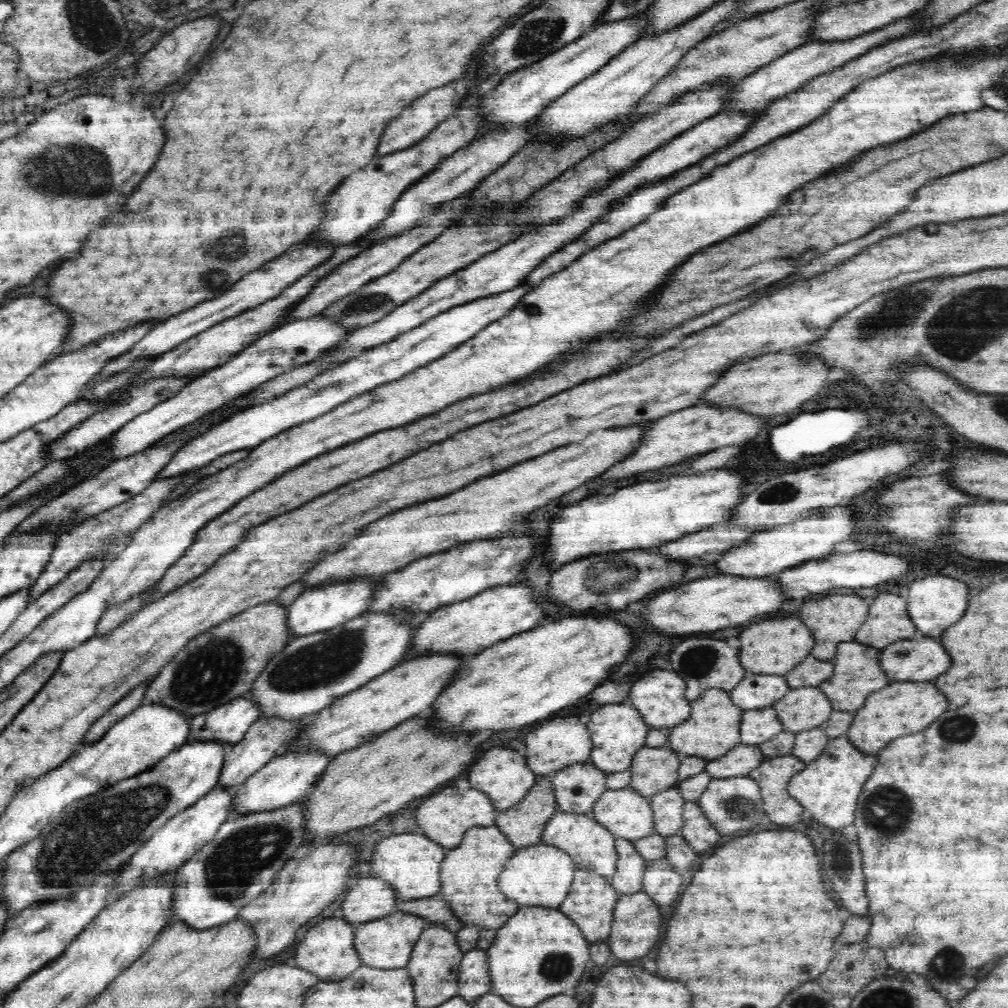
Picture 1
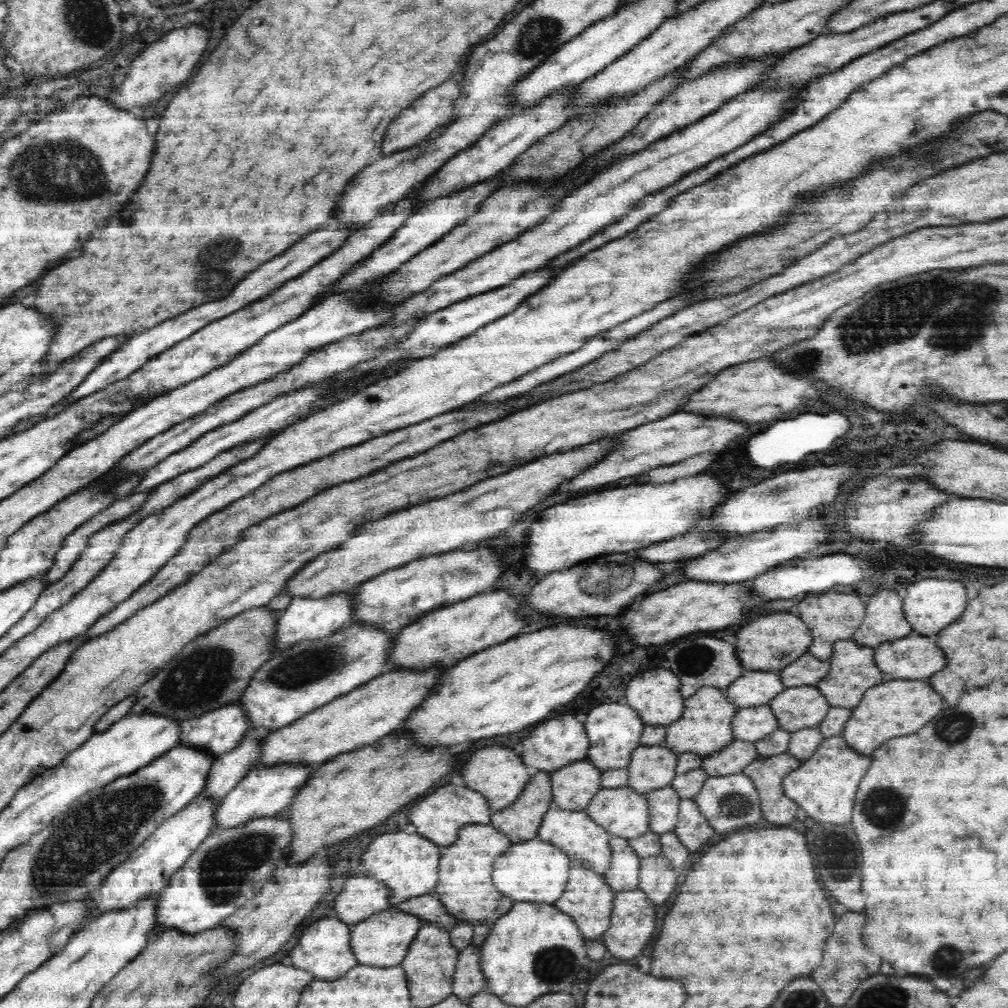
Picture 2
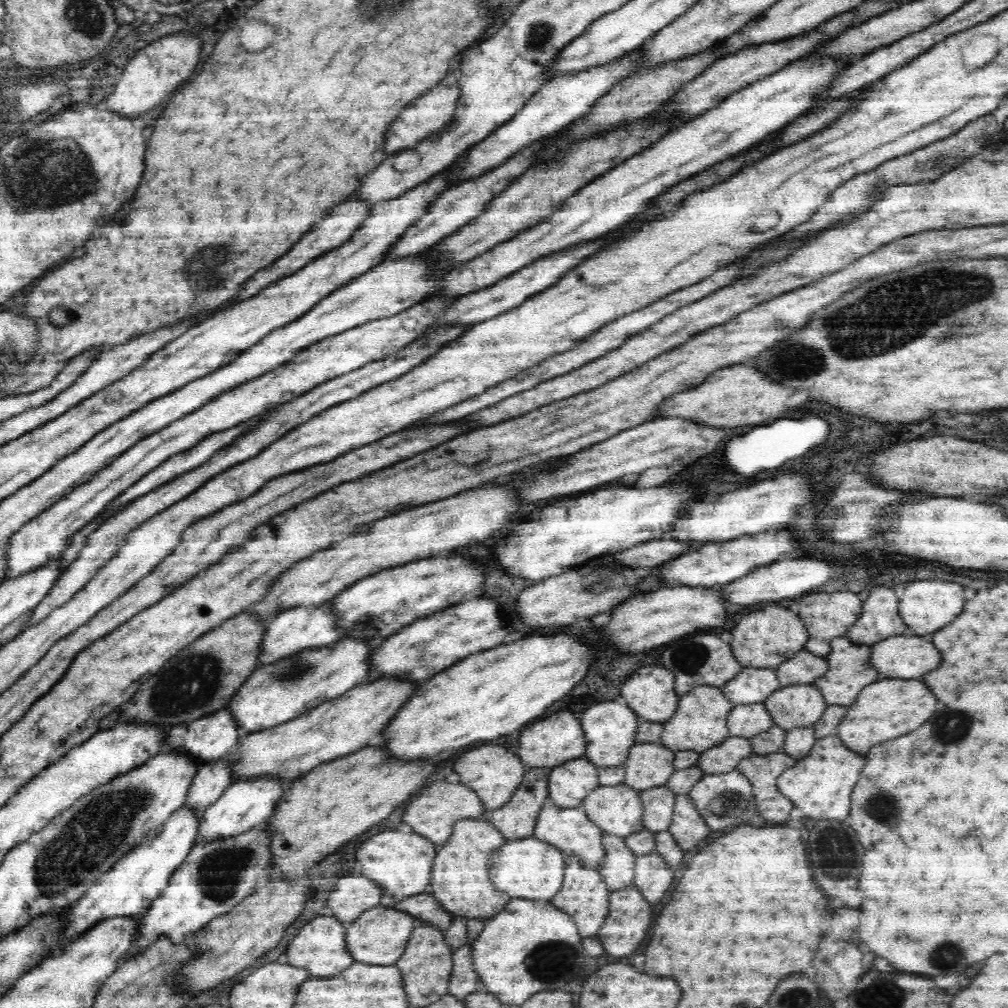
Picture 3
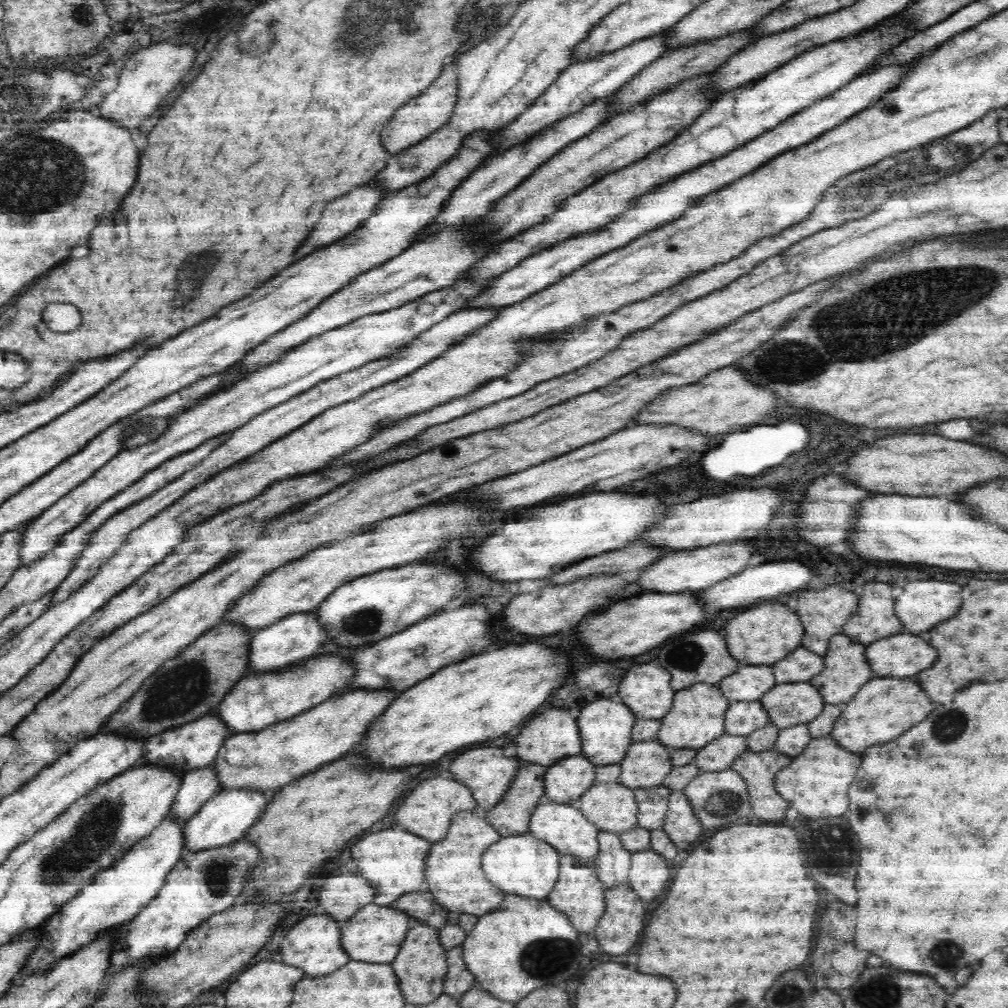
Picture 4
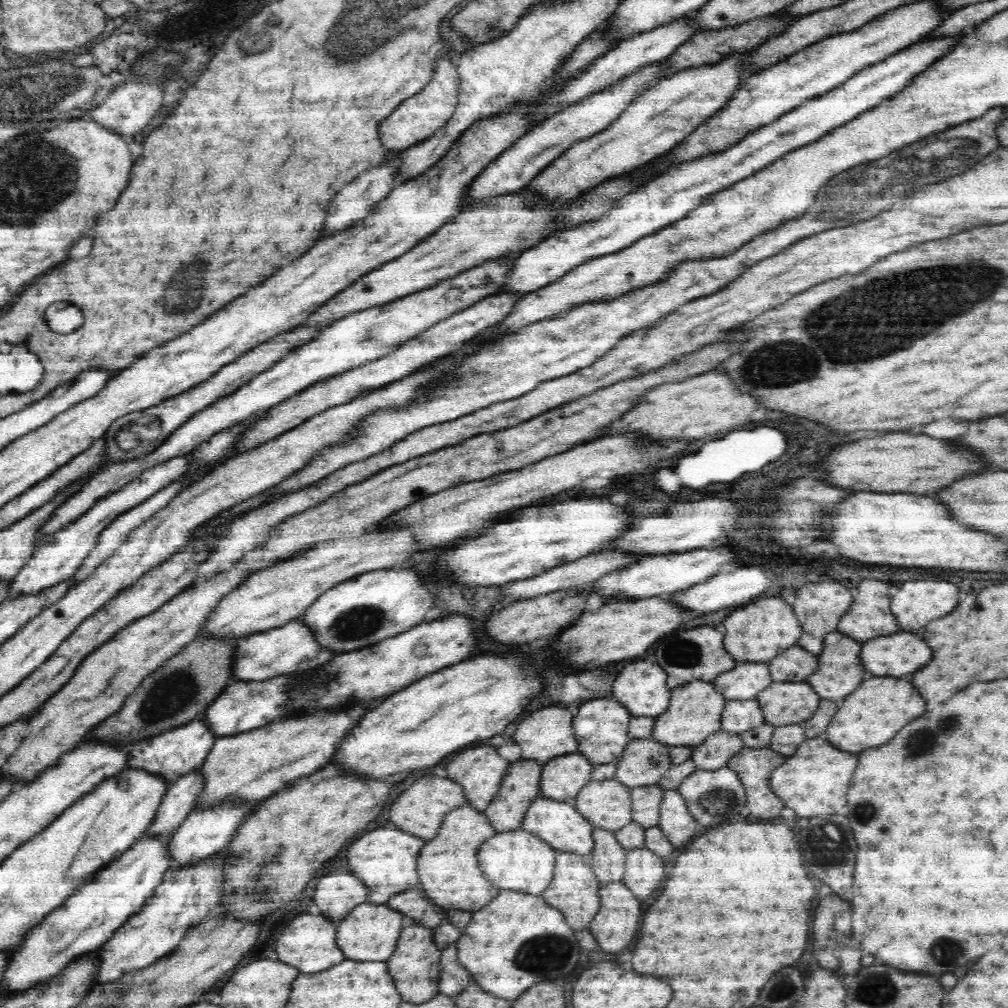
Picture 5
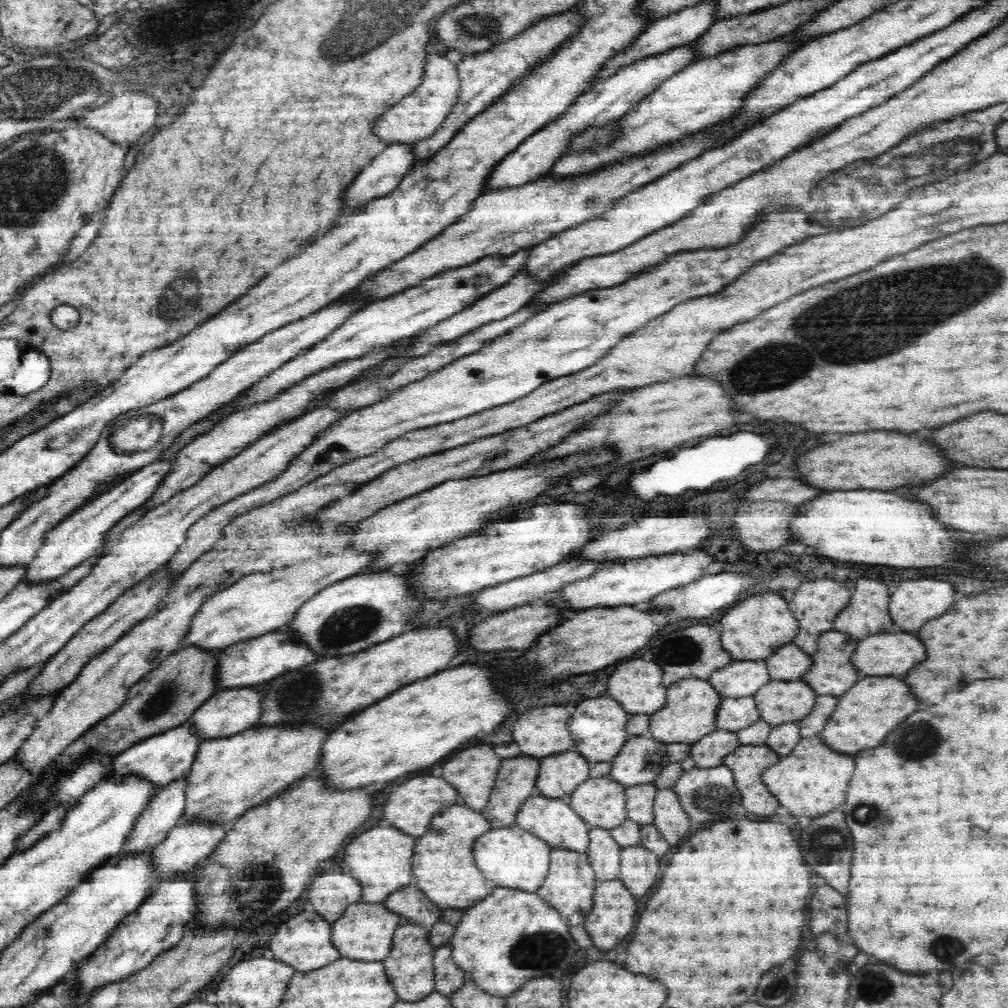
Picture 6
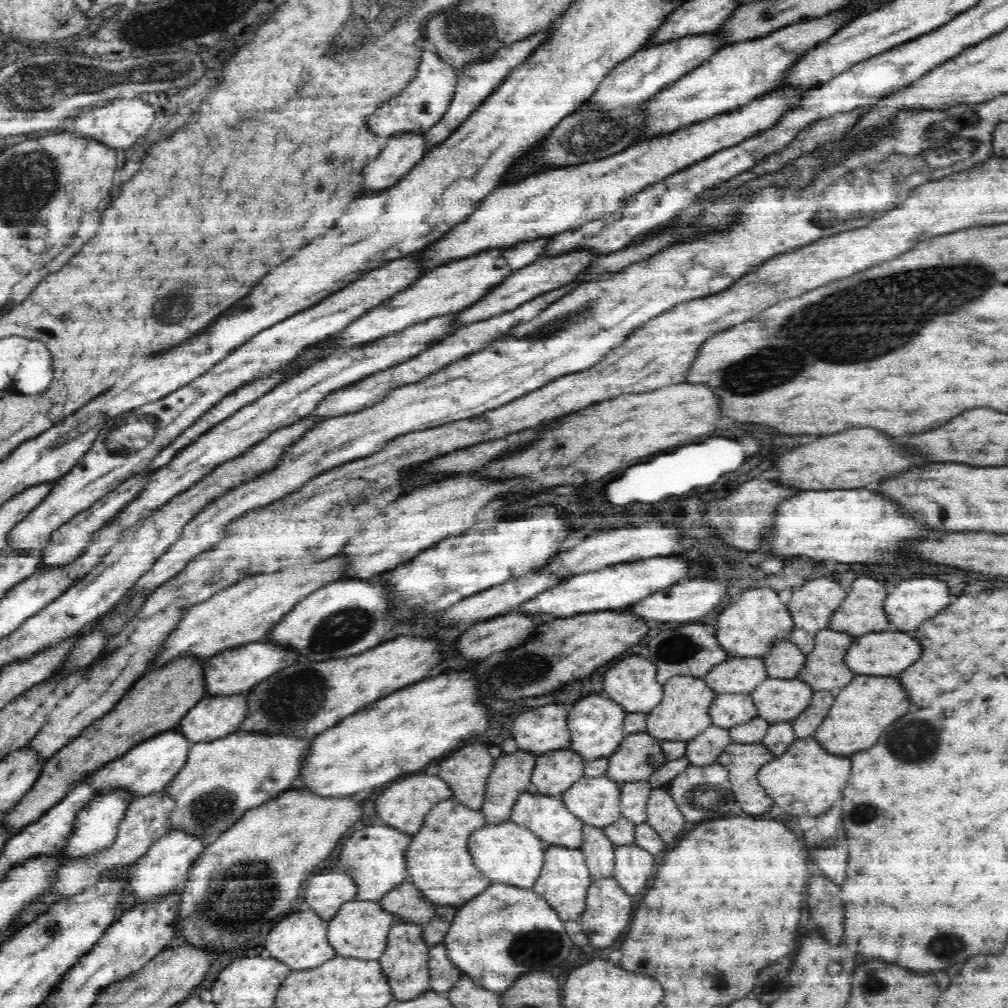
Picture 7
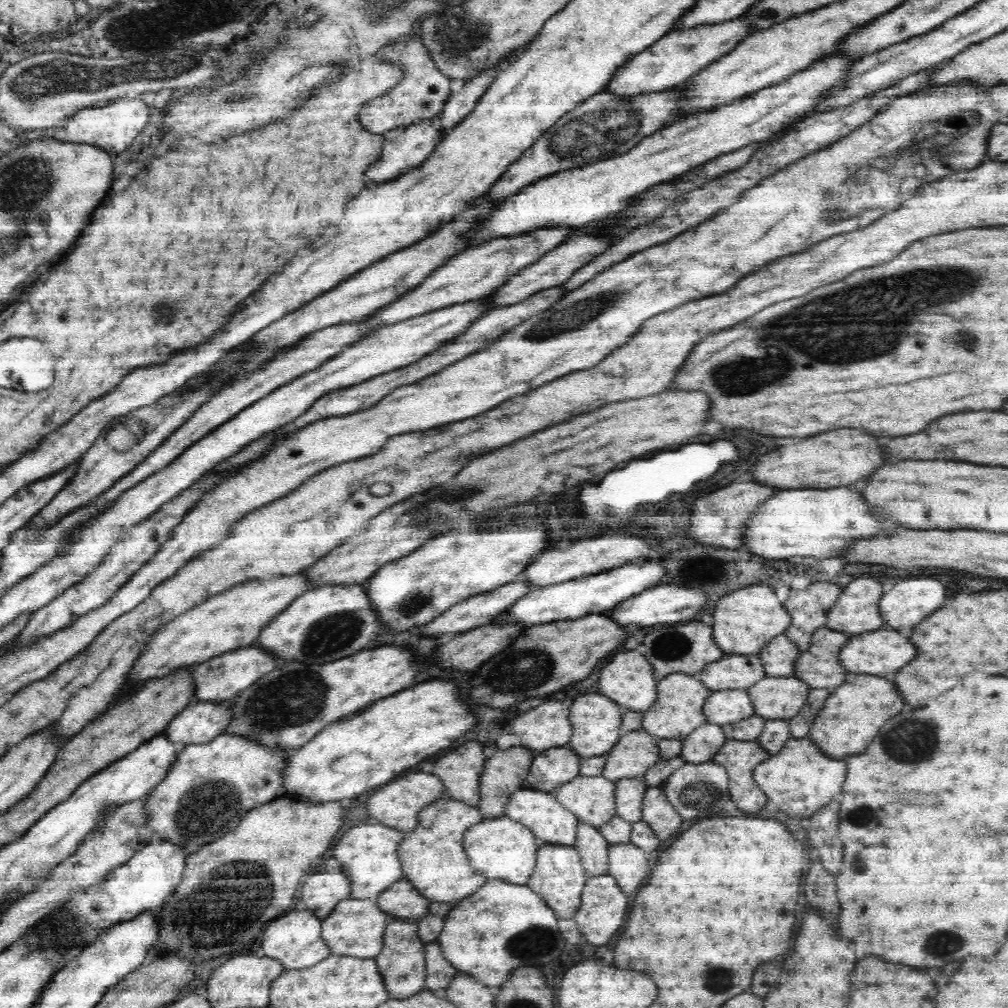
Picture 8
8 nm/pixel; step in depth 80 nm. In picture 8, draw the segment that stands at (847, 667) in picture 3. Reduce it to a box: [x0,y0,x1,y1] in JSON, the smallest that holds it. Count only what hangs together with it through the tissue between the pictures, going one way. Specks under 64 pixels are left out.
[794,628,850,688]

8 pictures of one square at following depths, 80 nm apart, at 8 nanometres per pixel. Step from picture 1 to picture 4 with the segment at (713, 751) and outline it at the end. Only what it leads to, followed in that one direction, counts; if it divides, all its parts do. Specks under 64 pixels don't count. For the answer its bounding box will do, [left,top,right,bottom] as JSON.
[656,682,731,750]

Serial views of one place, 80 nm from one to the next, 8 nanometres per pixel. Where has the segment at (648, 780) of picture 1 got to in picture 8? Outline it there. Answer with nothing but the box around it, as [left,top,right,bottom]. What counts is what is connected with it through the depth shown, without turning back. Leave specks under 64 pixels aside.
[602,728,661,781]

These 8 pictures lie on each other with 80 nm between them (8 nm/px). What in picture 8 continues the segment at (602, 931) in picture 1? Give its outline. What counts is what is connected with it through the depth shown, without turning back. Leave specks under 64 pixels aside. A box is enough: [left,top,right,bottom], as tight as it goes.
[526,843,589,919]

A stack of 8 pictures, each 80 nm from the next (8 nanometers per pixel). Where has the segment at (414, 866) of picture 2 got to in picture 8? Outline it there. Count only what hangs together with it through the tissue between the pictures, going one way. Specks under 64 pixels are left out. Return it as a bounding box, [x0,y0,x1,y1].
[334,822,405,898]

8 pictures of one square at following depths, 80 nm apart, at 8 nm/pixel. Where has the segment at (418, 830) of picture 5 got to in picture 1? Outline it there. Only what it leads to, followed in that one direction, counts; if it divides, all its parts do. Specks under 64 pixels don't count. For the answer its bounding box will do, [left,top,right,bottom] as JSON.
[416,788,497,850]

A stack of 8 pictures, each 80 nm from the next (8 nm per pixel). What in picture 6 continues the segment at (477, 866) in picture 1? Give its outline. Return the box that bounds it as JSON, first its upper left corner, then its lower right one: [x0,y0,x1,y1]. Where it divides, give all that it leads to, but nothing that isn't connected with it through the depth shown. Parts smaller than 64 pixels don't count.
[411,804,497,908]

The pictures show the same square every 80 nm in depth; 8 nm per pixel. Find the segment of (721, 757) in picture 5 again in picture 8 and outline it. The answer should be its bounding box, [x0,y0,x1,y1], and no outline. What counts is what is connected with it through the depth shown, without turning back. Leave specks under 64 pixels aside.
[680,723,727,763]

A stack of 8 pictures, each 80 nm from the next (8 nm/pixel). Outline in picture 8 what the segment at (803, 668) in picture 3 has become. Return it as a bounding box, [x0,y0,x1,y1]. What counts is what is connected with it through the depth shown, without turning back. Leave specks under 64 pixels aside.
[758,634,801,676]

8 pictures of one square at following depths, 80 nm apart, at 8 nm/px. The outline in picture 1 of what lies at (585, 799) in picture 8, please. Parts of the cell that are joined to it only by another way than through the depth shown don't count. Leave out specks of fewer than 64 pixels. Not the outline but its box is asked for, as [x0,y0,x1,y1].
[590,786,654,840]

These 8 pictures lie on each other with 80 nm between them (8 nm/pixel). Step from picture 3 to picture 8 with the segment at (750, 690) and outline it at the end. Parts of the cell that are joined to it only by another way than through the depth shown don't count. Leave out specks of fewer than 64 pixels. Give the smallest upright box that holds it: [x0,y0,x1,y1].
[697,655,765,691]

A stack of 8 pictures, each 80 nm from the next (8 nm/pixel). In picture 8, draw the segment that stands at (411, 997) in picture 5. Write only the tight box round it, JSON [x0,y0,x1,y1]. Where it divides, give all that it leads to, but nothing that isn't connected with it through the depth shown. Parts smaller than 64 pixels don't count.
[374,918,425,998]

